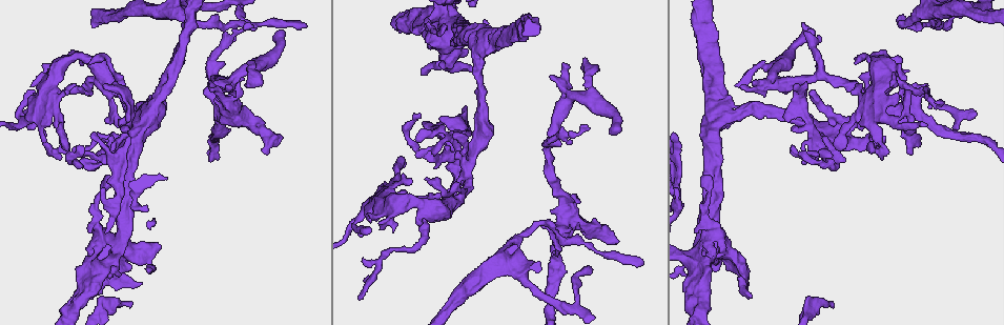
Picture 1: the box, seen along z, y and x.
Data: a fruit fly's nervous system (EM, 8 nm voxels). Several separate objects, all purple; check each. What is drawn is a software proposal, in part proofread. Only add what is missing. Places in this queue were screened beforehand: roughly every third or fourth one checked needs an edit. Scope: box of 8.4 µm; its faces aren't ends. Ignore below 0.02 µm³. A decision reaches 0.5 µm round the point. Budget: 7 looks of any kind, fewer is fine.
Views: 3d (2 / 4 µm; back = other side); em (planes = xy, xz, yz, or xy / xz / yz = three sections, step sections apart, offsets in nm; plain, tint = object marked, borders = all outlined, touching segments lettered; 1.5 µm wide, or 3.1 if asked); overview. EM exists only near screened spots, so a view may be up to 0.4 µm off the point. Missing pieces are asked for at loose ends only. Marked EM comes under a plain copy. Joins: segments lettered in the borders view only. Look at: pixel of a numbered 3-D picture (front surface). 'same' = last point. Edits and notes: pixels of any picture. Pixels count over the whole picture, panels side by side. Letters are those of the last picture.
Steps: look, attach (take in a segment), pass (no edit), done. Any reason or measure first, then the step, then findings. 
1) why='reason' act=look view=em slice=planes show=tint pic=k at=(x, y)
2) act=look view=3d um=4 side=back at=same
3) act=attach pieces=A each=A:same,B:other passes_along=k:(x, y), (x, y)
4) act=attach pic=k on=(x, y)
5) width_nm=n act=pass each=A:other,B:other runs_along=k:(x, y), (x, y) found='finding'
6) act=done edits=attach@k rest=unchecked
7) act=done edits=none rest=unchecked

why='stops while still wide' act=look view=em slice=planes show=borders pic=1 at=(418, 225)

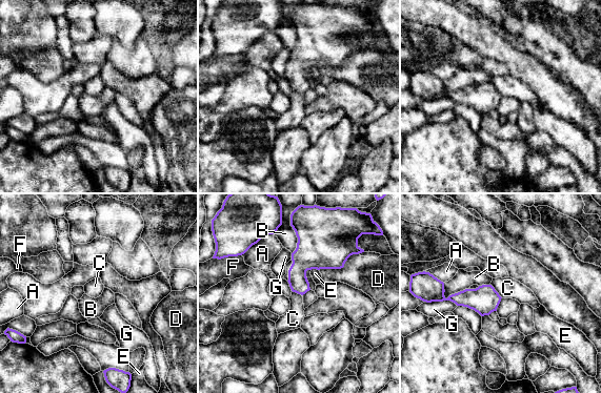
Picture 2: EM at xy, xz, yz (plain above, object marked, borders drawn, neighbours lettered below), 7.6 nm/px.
longest_contact=D:340nm act=pass each=A:other,B:other,C:other,D:other,E:other,F:other,G:other border=2:(491, 284), (502, 297) found='no lettered segment goes on from it'

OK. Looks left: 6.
act=look view=3d um=2 pic=1 at=(307, 25)

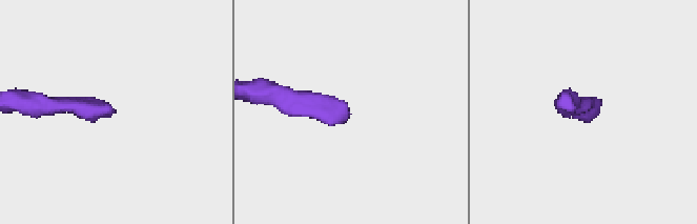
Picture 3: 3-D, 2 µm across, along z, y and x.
why='shape alone is not enough' act=look view=em slice=planes show=borders pic=3 at=(110, 115)

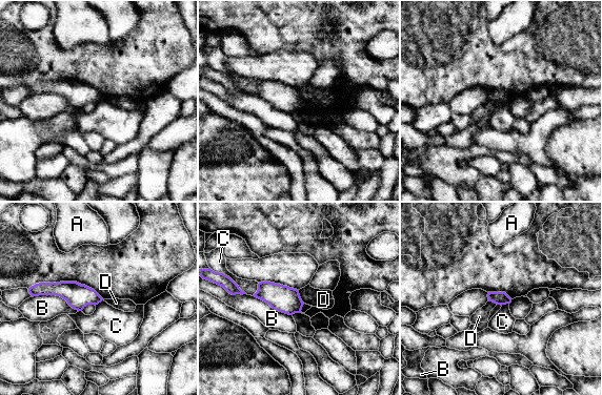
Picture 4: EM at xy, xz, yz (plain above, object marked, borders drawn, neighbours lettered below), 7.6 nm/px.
width_nm=100 longest_contact=B:380nm act=pass each=A:other,B:other,C:other,D:other found='none of them fits'

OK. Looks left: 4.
why='tapers out' act=look view=em slice=yz step=8 show=borders pic=1 at=(588, 125)

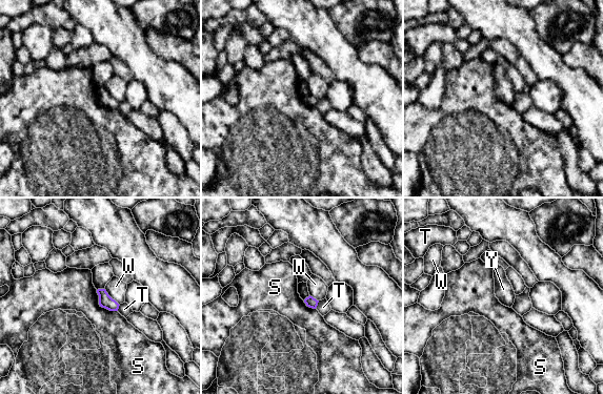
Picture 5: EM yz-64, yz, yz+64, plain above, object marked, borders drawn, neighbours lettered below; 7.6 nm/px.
width_nm=80 act=pass each=S:other,T:other,W:other,Y:other border=5:(309, 295), (303, 299) found='none of them fits'

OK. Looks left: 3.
act=done edits=none rest=unchecked

